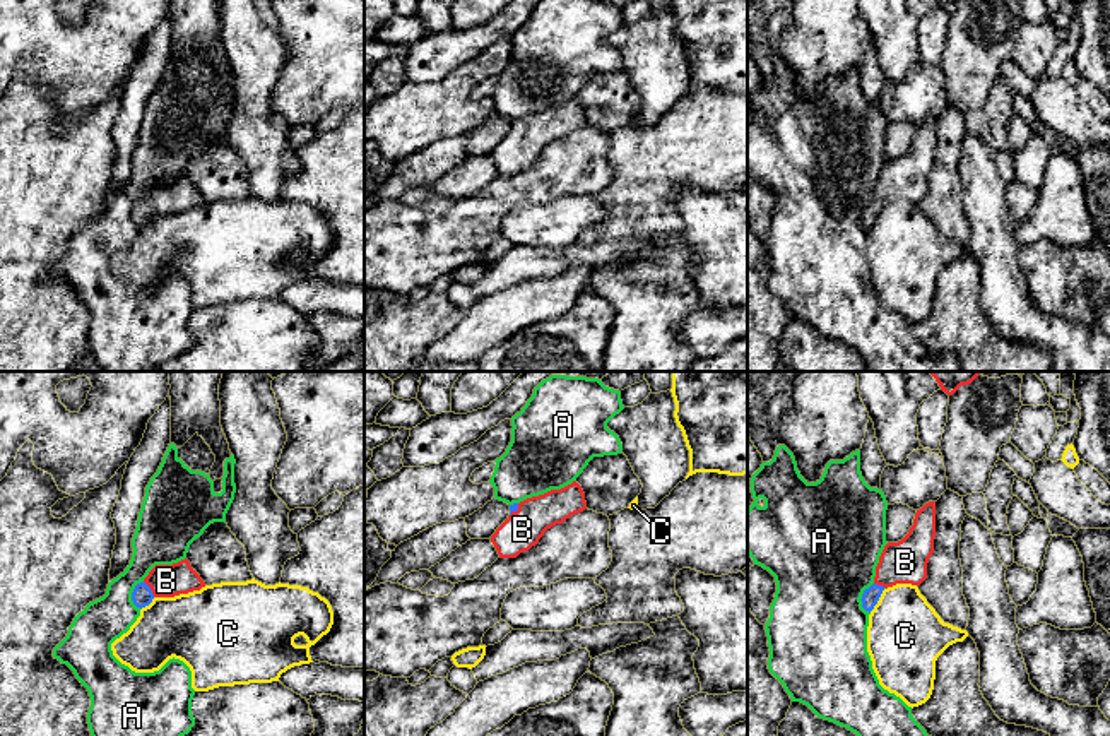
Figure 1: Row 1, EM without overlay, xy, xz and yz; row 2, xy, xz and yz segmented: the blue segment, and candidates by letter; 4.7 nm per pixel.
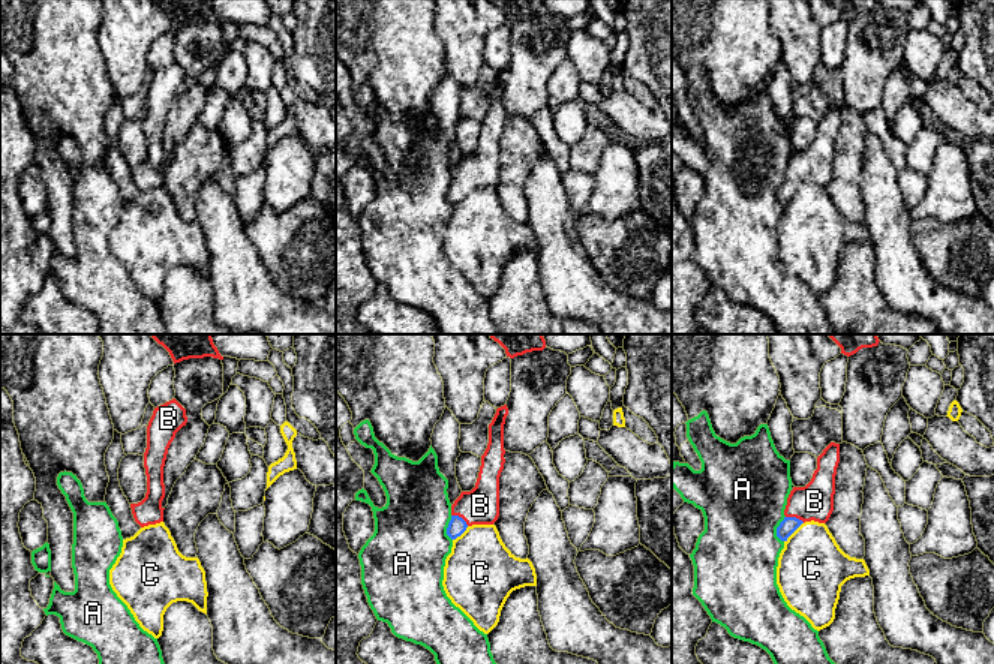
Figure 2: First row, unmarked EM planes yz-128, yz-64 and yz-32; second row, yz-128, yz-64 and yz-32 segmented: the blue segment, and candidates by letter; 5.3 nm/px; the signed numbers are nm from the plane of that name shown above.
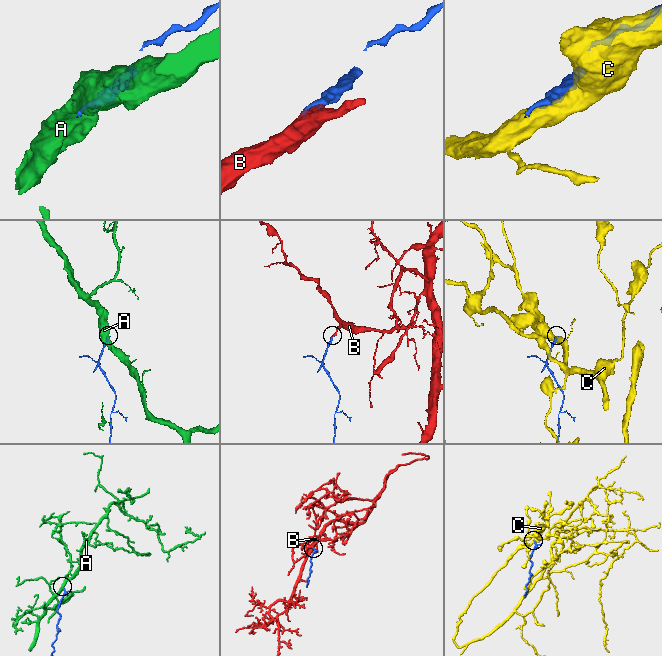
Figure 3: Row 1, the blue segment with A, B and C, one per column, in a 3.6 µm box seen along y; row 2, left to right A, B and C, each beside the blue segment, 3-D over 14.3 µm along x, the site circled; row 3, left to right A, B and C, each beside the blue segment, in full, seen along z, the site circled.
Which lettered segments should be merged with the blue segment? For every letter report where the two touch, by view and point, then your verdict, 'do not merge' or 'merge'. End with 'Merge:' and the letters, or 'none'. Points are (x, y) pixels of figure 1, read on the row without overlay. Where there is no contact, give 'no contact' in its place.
A: yz (862, 214) | do not merge
B: xy (149, 206) | merge
C: yz (878, 216) | do not merge
Merge: B

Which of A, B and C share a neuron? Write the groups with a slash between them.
A / B / C

